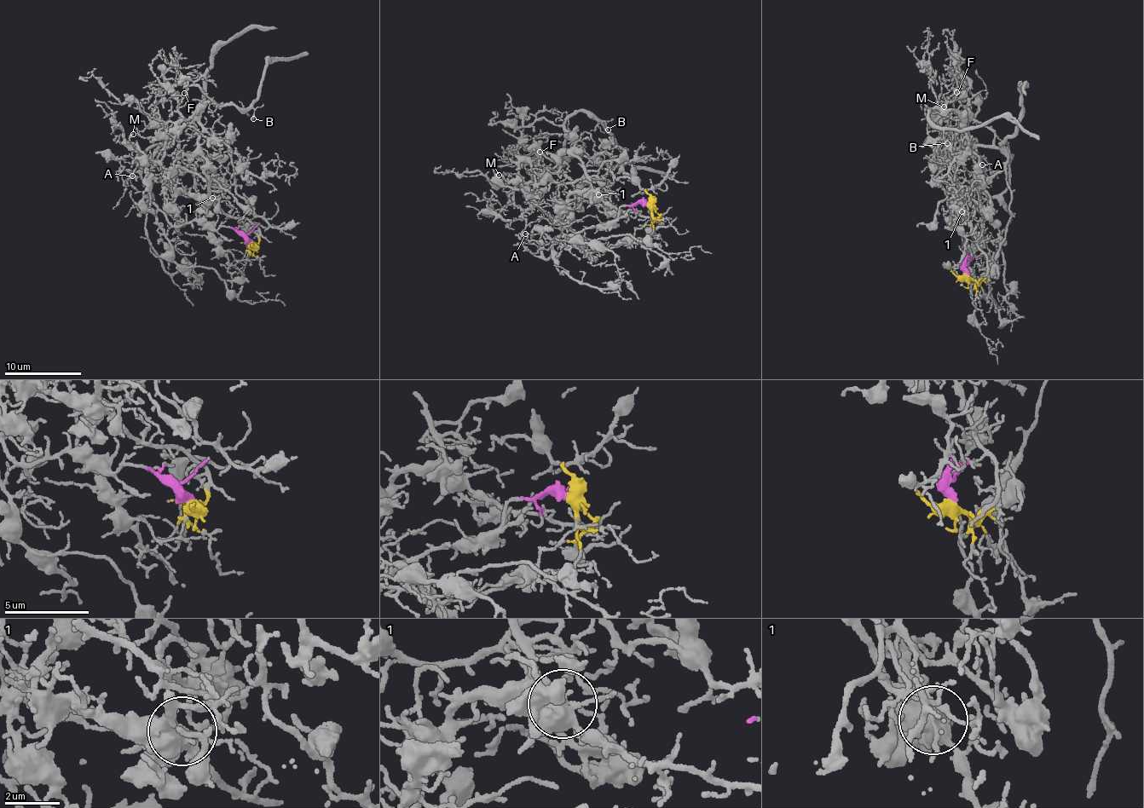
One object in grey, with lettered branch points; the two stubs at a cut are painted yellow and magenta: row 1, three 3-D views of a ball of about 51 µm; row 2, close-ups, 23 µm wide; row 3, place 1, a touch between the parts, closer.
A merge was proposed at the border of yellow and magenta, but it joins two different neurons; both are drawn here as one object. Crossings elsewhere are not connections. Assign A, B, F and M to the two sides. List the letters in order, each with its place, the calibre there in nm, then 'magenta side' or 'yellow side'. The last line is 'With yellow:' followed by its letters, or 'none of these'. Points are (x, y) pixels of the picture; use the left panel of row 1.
A: place (132, 176); calibre 120 nm; magenta side
B: place (253, 118); calibre 110 nm; yellow side
F: place (184, 93); calibre 130 nm; yellow side
M: place (133, 134); calibre 90 nm; magenta side
With yellow: B, F

